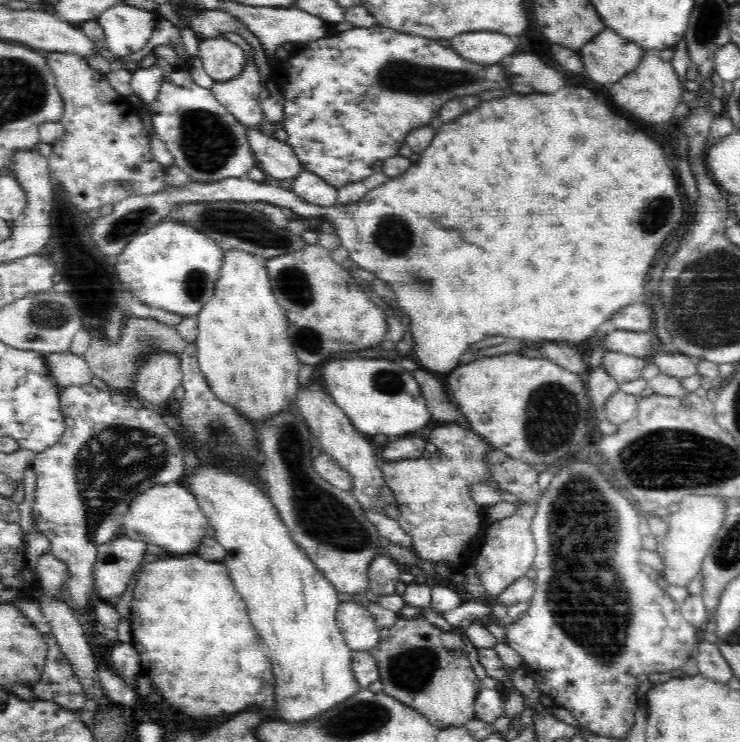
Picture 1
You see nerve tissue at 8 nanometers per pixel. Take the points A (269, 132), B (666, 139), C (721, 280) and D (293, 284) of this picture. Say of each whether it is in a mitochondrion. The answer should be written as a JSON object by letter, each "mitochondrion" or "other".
{"A":"other","B":"other","C":"mitochondrion","D":"mitochondrion"}

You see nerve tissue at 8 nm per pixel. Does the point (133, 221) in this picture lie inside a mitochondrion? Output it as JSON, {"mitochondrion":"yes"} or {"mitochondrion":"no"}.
{"mitochondrion":"yes"}

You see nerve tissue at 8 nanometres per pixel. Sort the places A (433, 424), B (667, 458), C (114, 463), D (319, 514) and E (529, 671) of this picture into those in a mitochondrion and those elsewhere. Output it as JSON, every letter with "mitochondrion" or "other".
{"A":"other","B":"mitochondrion","C":"mitochondrion","D":"mitochondrion","E":"other"}

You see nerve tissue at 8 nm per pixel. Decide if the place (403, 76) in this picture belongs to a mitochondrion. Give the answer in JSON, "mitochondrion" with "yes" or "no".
{"mitochondrion":"yes"}

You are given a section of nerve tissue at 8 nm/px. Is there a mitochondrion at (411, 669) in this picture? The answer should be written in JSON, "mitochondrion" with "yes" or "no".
{"mitochondrion":"yes"}

